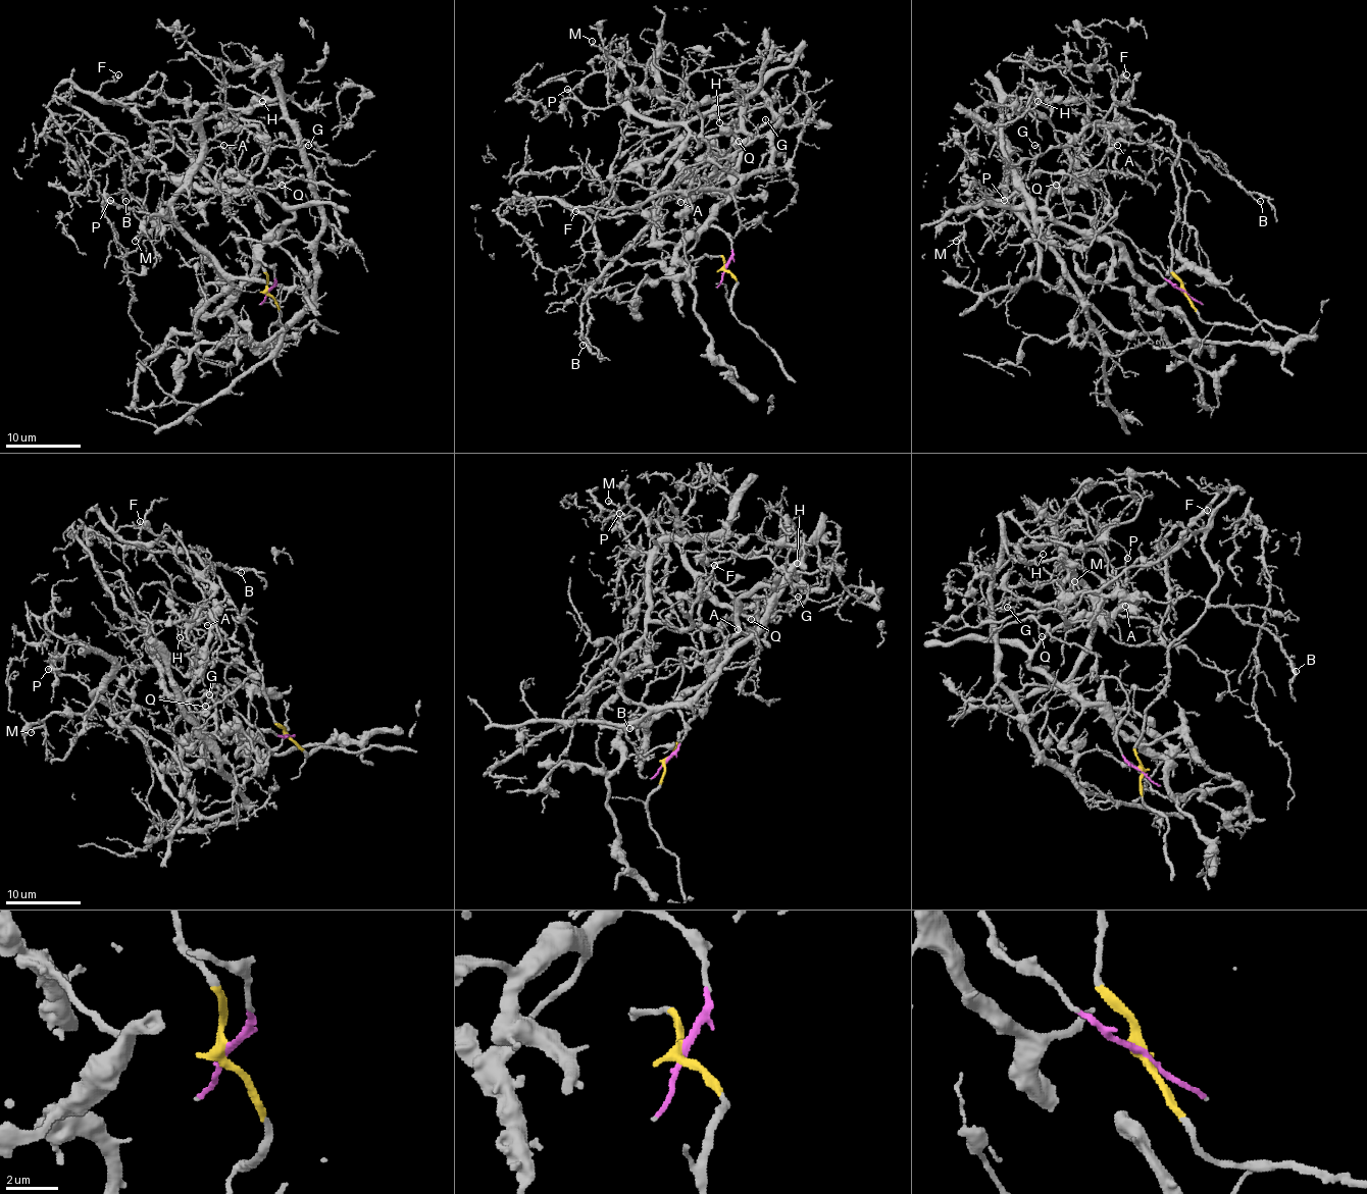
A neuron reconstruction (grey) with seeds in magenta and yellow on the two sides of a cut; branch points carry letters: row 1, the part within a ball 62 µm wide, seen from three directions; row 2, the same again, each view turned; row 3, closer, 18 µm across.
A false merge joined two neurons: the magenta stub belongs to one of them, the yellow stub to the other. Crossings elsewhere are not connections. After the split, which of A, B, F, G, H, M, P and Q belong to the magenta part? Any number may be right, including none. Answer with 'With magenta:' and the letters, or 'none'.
With magenta: A, H, M, P, Q

